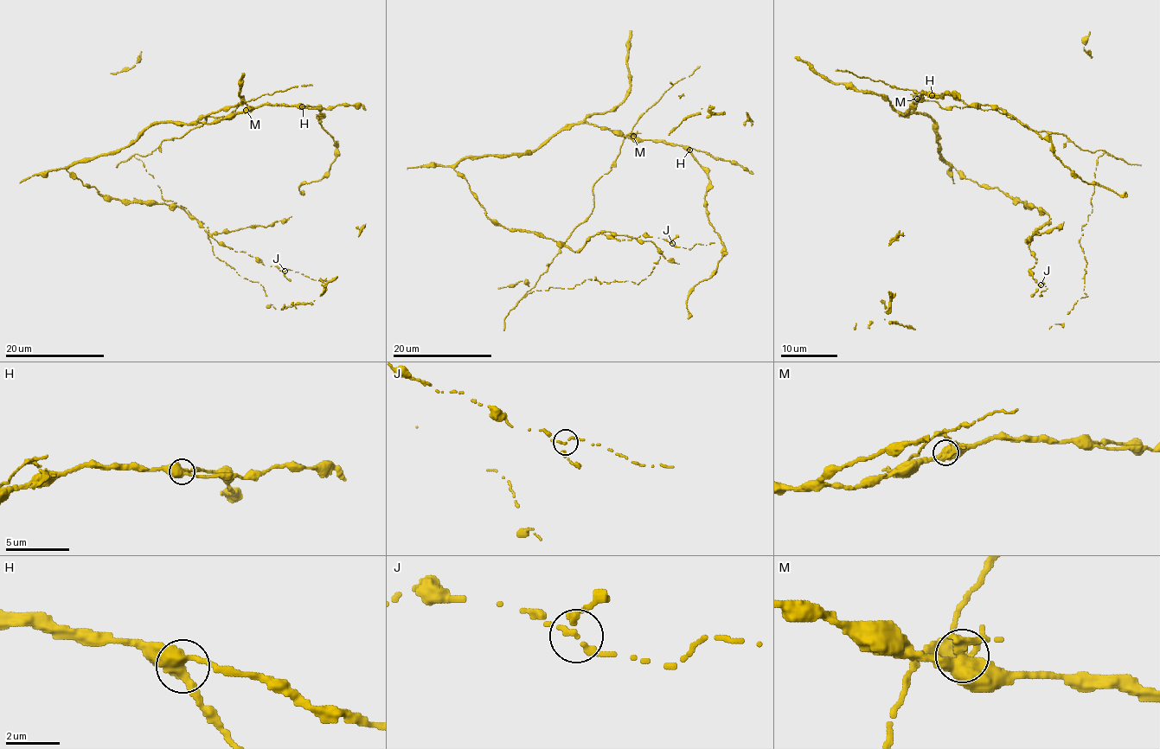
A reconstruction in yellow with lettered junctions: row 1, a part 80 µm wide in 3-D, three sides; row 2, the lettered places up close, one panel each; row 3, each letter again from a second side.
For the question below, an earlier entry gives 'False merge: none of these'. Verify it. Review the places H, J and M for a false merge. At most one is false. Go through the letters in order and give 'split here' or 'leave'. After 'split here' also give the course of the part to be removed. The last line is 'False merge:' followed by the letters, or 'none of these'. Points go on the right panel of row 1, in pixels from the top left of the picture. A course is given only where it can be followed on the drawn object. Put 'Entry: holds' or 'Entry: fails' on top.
Entry: fails
H: leave
J: leave
M: split here; course (916, 99), (916, 91), (945, 108), (996, 109), (1103, 152), (1079, 240), (1087, 297), (1049, 329)
False merge: M

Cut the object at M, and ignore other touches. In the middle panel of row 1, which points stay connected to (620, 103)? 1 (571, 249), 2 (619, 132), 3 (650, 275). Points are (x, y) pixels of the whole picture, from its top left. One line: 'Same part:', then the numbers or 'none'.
Same part: 1, 2

